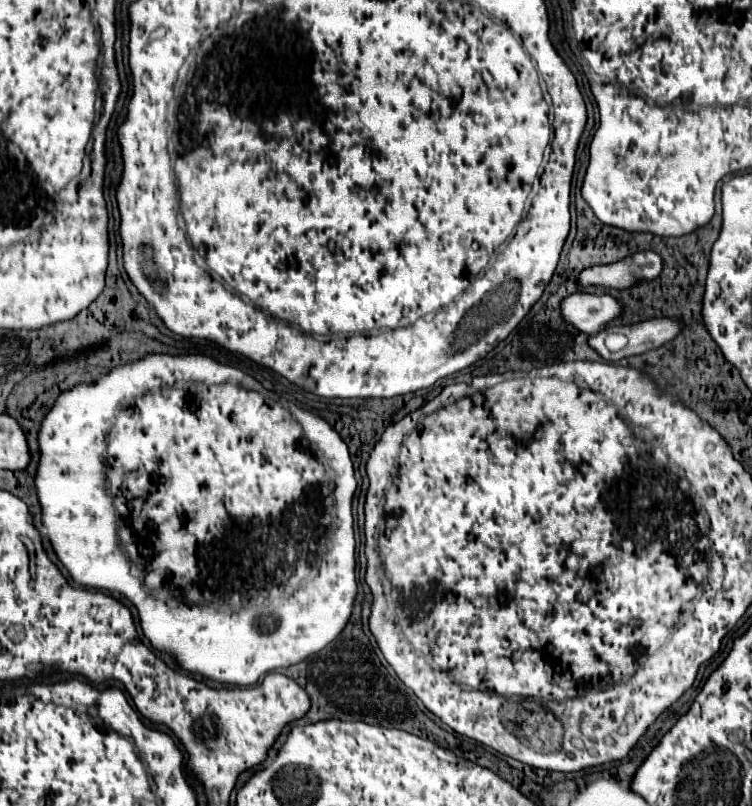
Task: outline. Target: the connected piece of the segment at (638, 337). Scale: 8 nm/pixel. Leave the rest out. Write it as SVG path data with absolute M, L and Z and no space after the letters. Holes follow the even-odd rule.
M660 317L660 319L648 319L636 325L626 325L626 327L608 327L600 331L598 335L590 337L590 347L594 347L606 361L620 361L630 355L640 355L650 349L656 349L668 341L672 341L680 333L680 321L670 319L670 317ZM608 333L622 333L628 337L628 345L620 351L610 351L604 345L604 339Z

